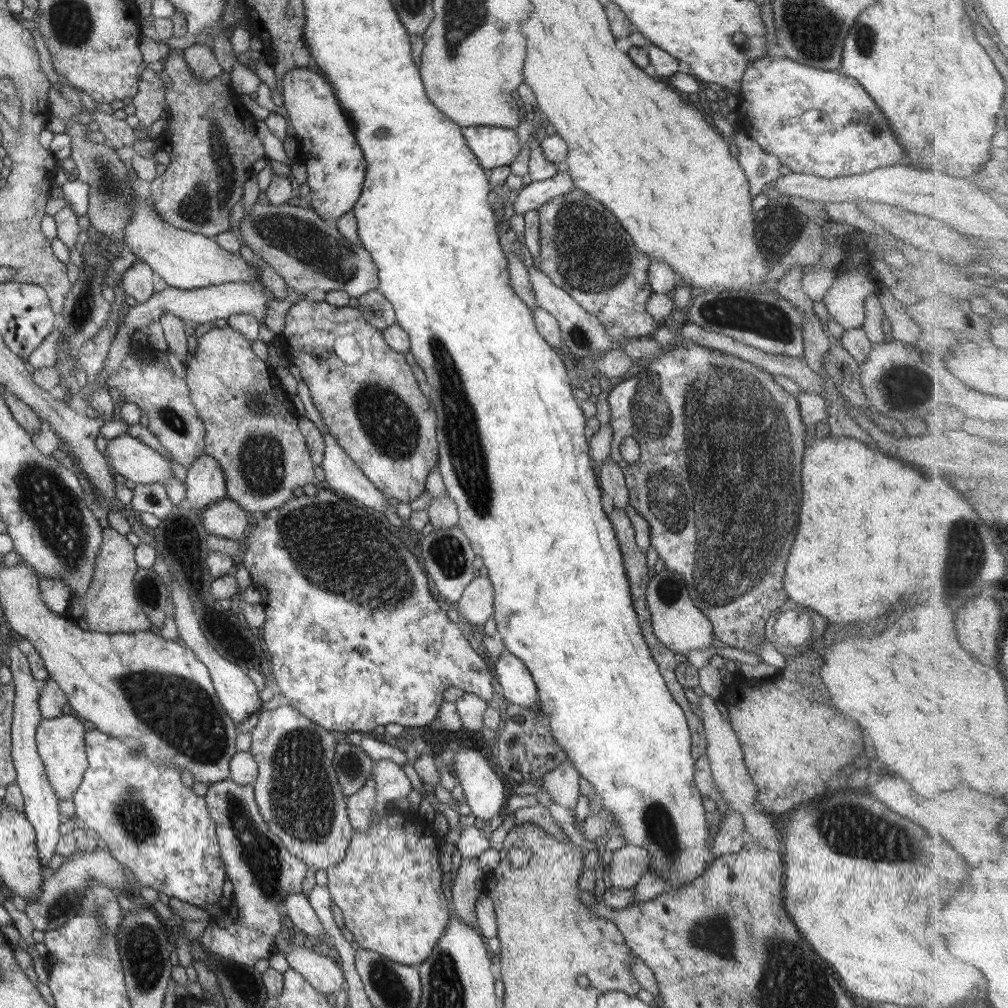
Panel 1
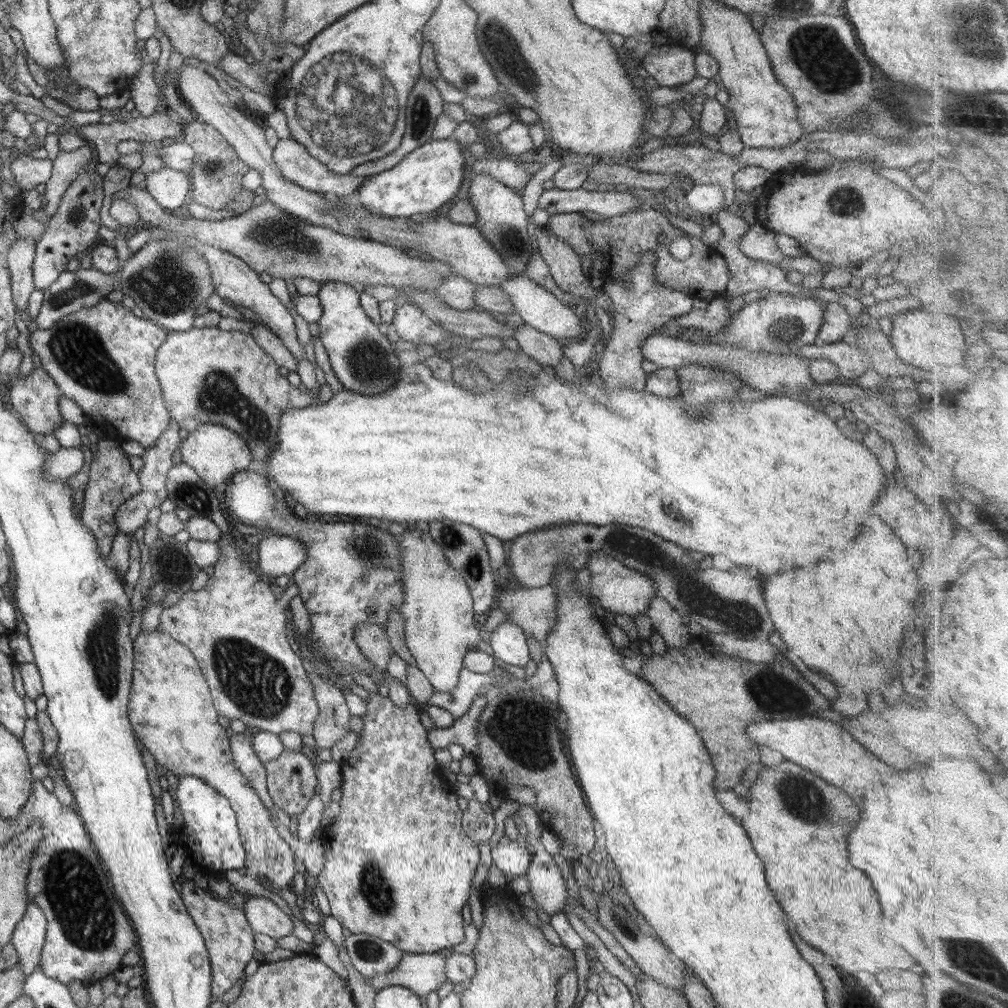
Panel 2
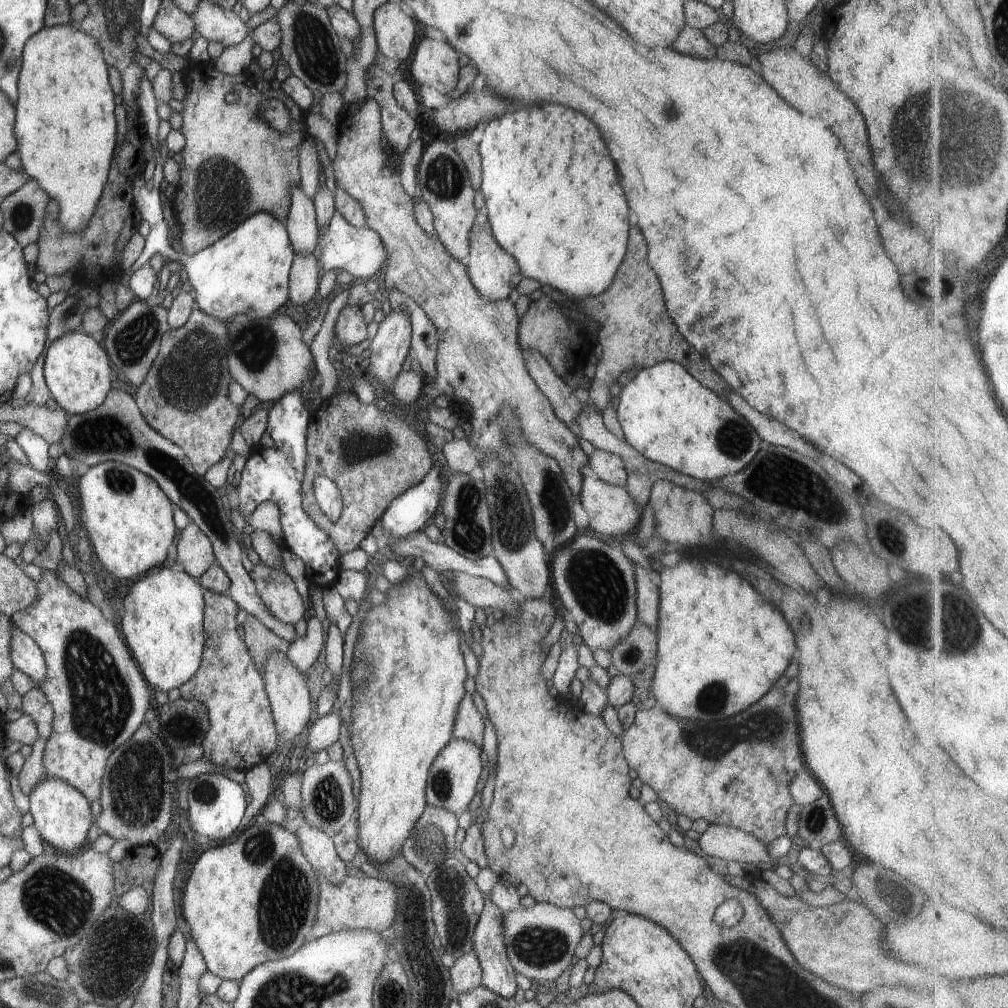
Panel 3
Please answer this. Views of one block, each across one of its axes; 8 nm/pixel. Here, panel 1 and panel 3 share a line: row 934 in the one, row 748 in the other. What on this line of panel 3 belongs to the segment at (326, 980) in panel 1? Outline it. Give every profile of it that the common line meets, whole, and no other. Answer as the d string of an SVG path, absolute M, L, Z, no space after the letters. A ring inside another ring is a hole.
M271 651L267 656L262 672L265 692L270 704L271 714L275 723L278 734L278 744L276 751L282 752L289 746L293 738L297 736L305 728L309 714L311 714L311 702L309 701L309 690L307 683L301 679L297 668L289 662L284 653L279 651Z

